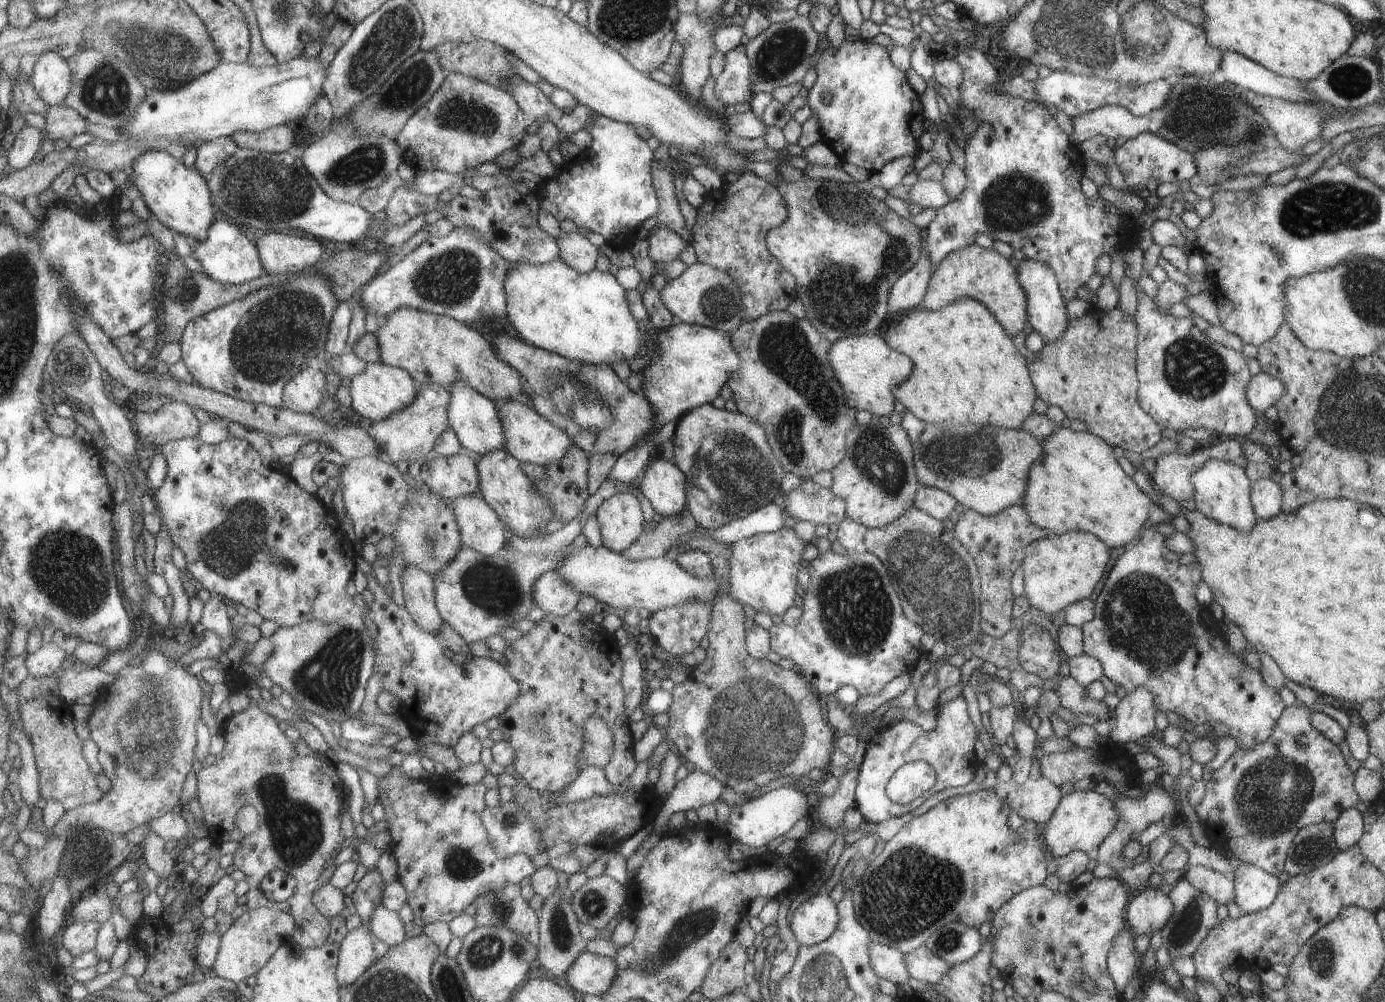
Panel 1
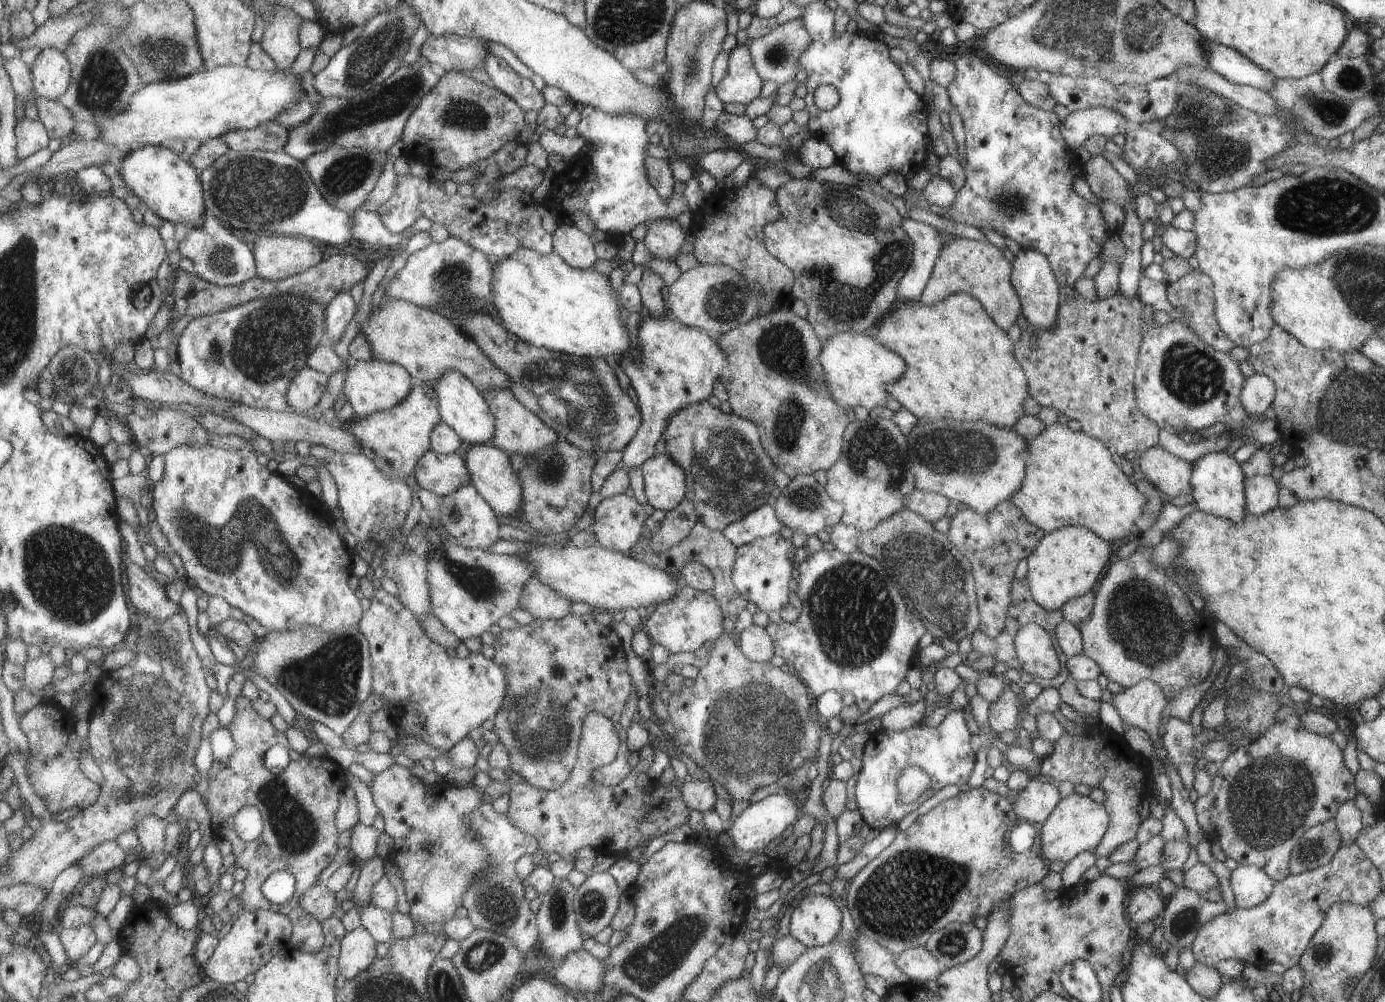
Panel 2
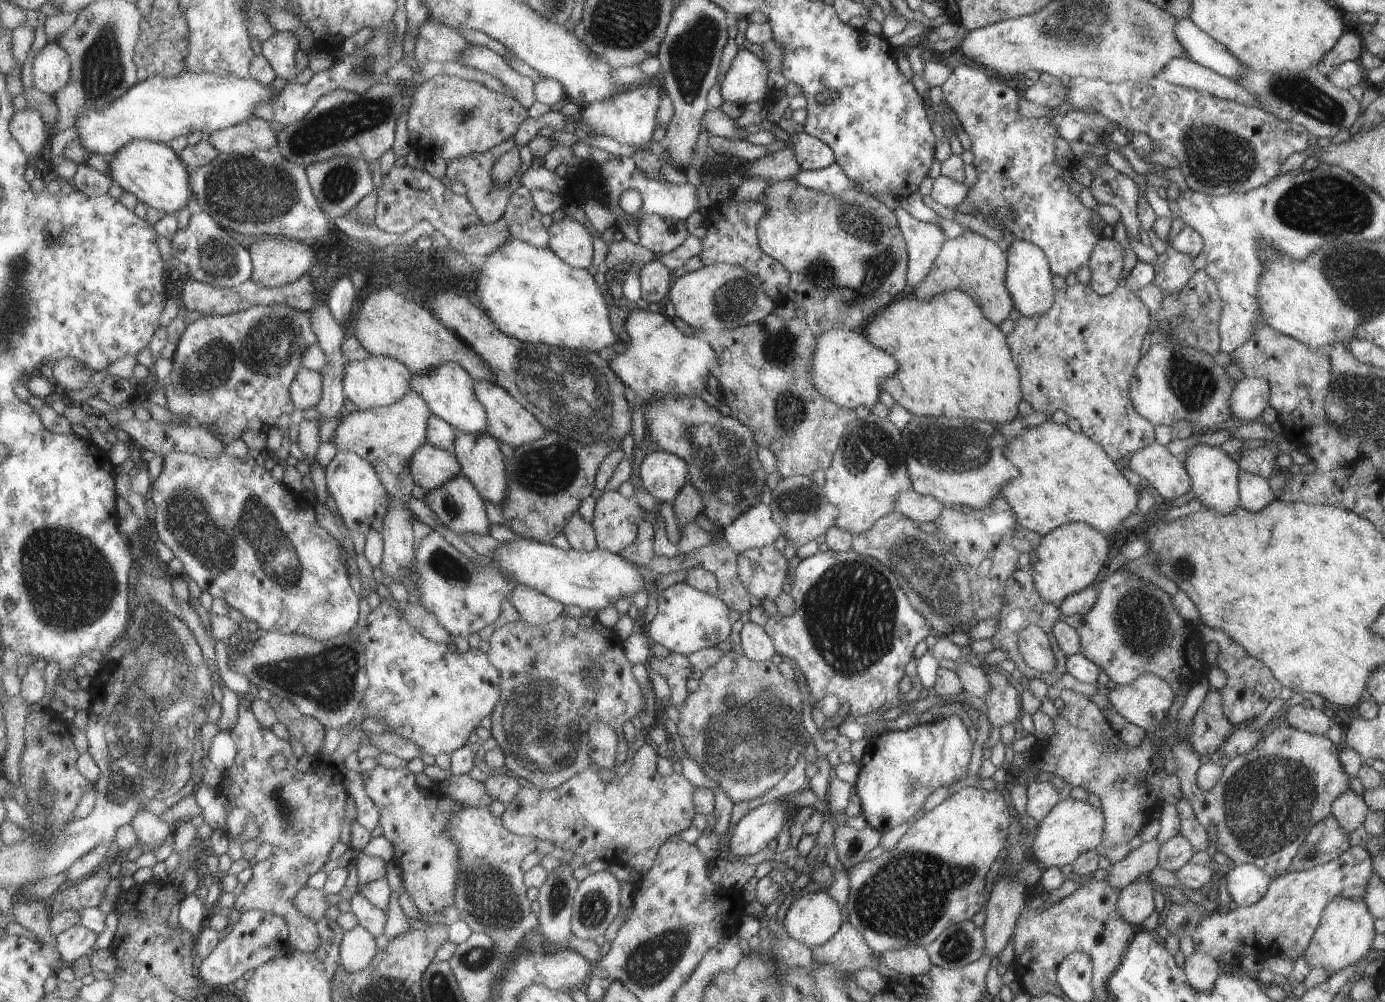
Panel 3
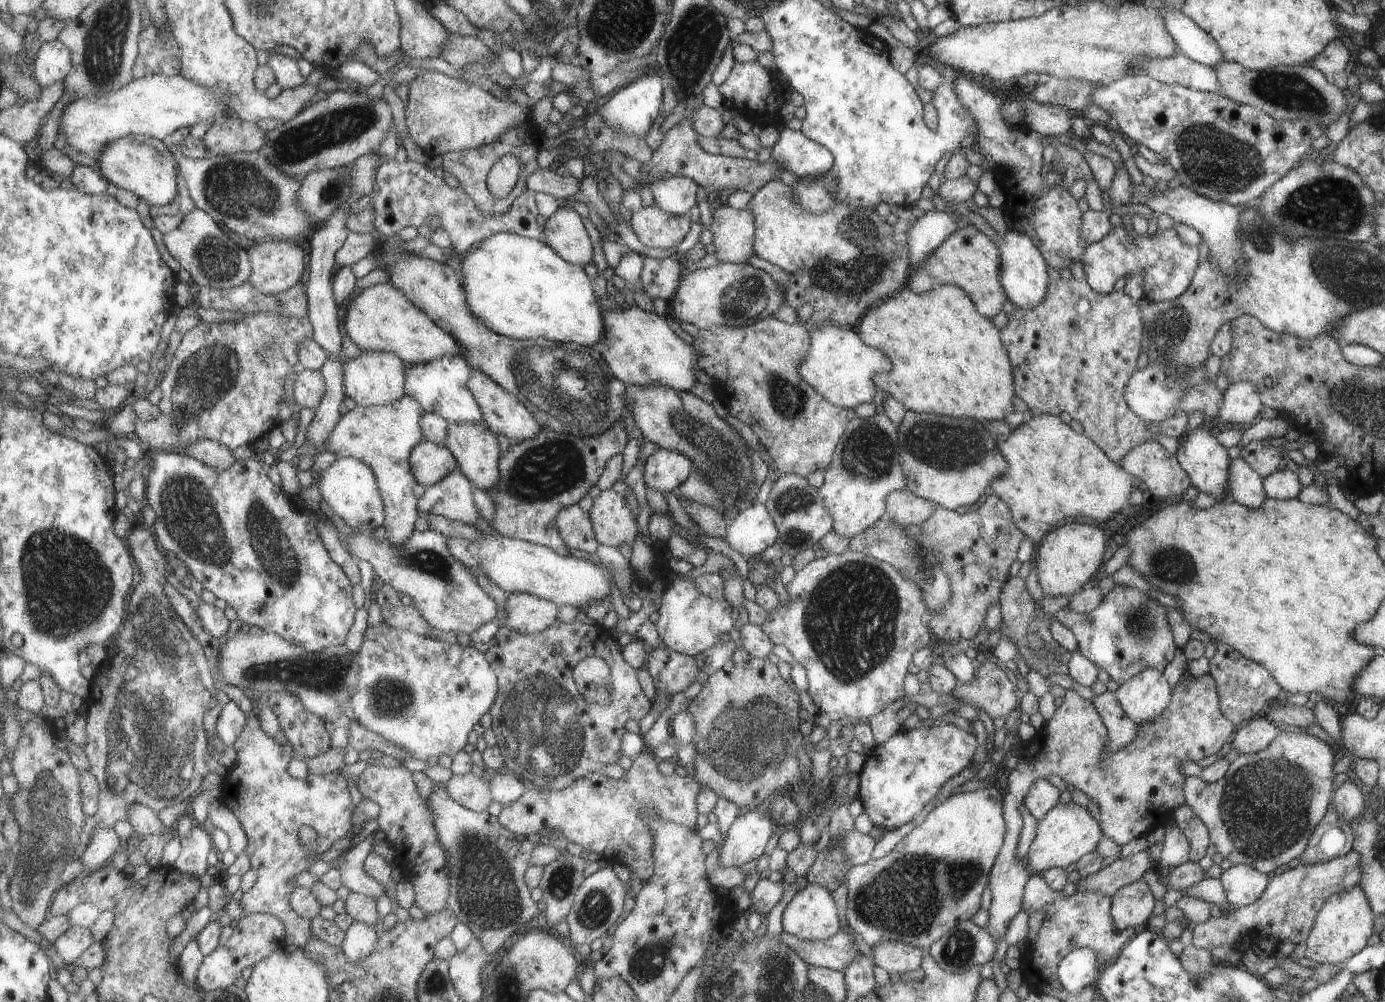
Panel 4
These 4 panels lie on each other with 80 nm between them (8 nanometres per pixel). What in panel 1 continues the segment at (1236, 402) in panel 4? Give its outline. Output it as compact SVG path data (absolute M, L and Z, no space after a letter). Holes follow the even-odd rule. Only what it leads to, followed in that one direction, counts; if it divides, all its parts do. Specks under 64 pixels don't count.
M1258 373L1249 380L1247 394L1249 406L1257 415L1262 415L1268 407L1275 405L1275 402L1283 396L1283 392L1285 388L1277 378Z

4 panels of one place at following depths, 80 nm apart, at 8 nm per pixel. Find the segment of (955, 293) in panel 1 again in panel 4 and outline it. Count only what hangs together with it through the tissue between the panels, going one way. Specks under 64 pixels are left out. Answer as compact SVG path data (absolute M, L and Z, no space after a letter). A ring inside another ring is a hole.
M972 224L955 229L918 266L914 271L912 267L910 268L907 278L906 286L911 292L924 293L944 284L957 285L968 293L976 311L989 319L992 319L1001 310L1003 301L1007 298L1006 292L999 282L999 250L996 244L993 244Z

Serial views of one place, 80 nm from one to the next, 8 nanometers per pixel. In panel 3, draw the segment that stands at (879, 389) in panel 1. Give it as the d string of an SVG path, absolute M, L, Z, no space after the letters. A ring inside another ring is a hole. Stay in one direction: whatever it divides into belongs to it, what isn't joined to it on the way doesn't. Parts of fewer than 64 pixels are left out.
M829 329L816 338L812 369L809 373L816 391L843 408L865 406L869 409L873 406L881 389L880 383L897 370L897 361L880 348L869 344L863 334L851 329Z

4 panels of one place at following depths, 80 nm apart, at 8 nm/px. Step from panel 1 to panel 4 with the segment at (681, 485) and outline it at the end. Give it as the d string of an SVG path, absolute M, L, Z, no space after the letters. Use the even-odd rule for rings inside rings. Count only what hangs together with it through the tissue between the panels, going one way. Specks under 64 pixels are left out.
M655 449L643 471L645 486L654 491L671 492L692 474L692 461L688 456L669 449Z

